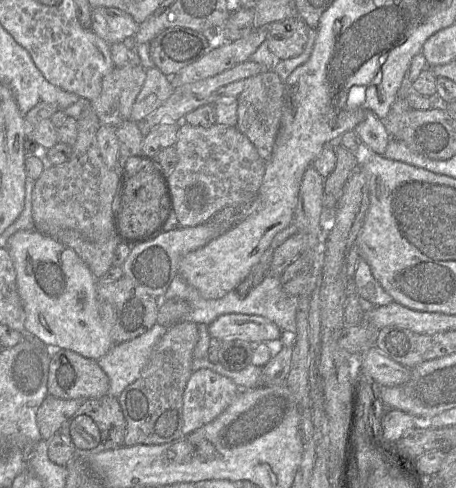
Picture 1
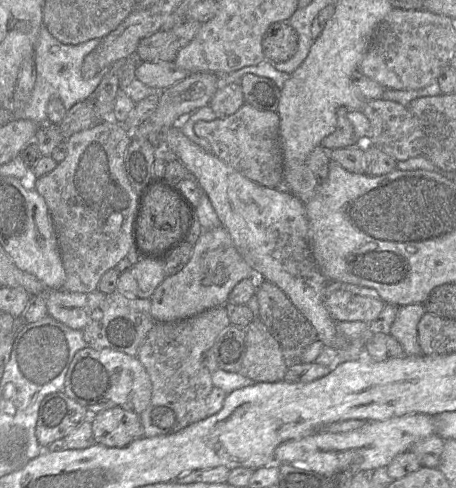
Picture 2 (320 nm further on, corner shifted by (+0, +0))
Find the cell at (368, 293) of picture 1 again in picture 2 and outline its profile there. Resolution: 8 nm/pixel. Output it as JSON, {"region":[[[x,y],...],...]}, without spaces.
{"region":[[[422,303],[404,305],[398,308],[389,335],[402,346],[404,354],[409,356],[424,355],[418,341],[418,323],[425,313]]]}

